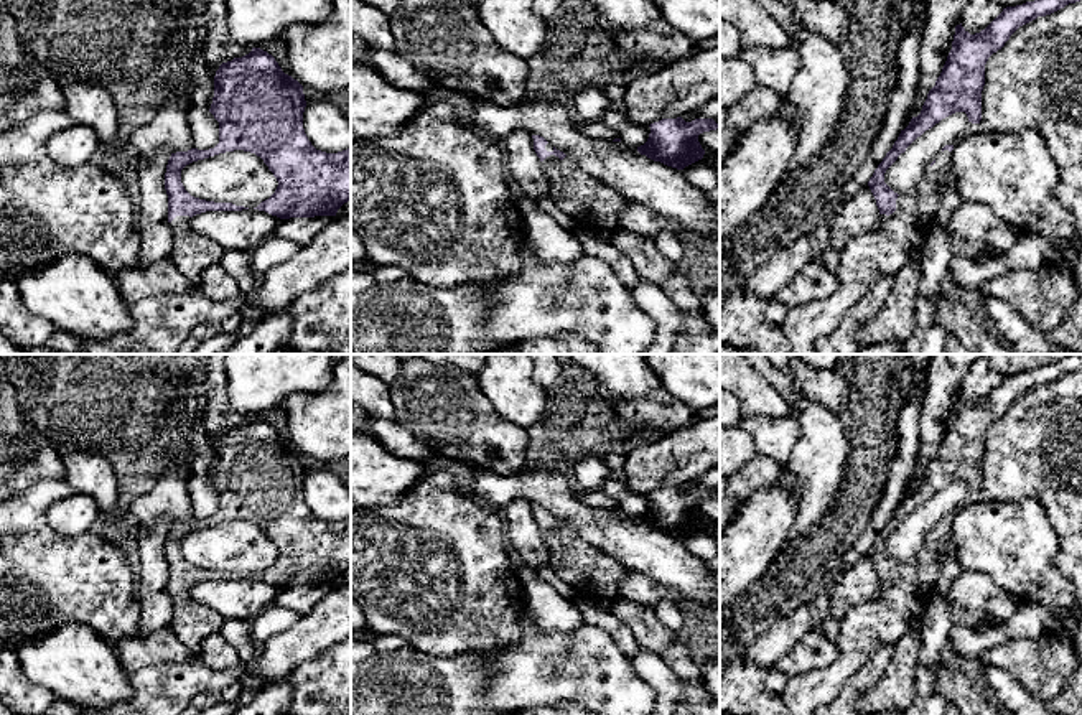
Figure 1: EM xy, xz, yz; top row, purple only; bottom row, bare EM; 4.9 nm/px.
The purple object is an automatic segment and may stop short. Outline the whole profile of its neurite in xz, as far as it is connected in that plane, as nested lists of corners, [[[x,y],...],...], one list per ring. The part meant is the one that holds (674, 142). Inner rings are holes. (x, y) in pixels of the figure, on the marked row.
[[[682,117],[662,119],[649,127],[649,138],[637,147],[637,152],[677,170],[703,158],[705,150],[698,142],[700,133],[720,129],[713,119],[685,122]]]

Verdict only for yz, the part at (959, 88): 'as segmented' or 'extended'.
extended

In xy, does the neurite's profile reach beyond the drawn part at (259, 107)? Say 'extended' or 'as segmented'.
extended

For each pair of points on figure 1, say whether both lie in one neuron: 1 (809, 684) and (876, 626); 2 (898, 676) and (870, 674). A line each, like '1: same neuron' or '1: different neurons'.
1: same neuron
2: different neurons

